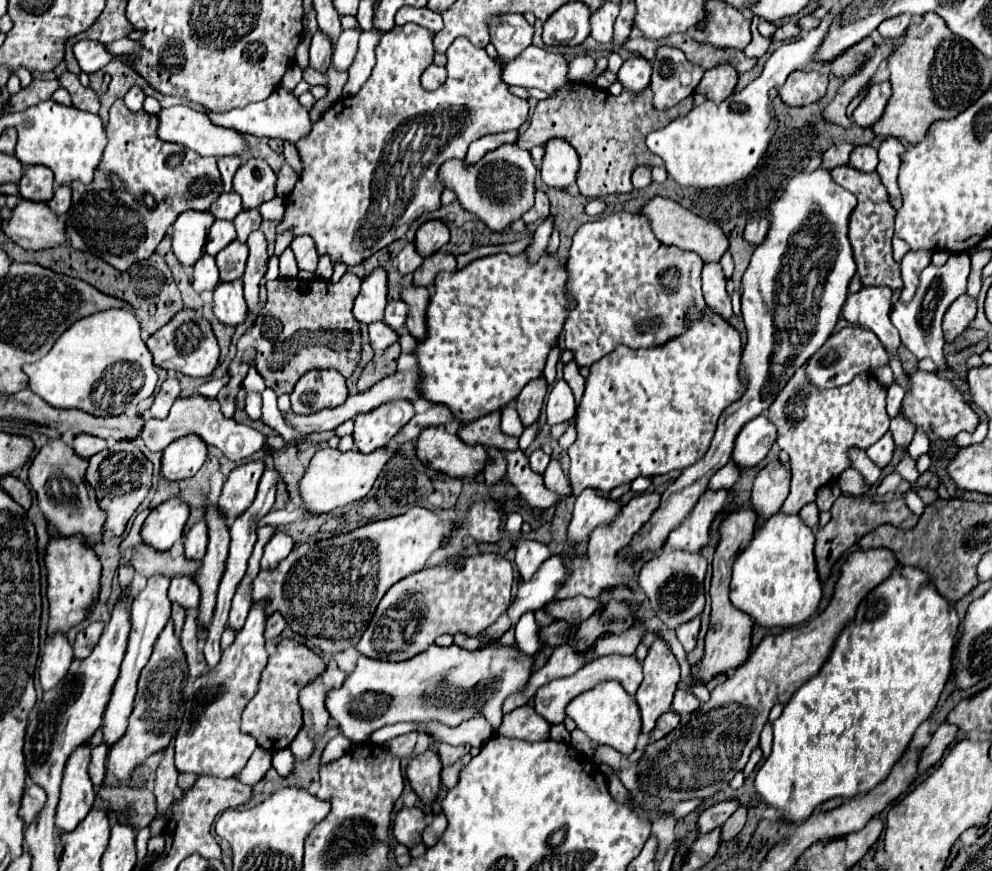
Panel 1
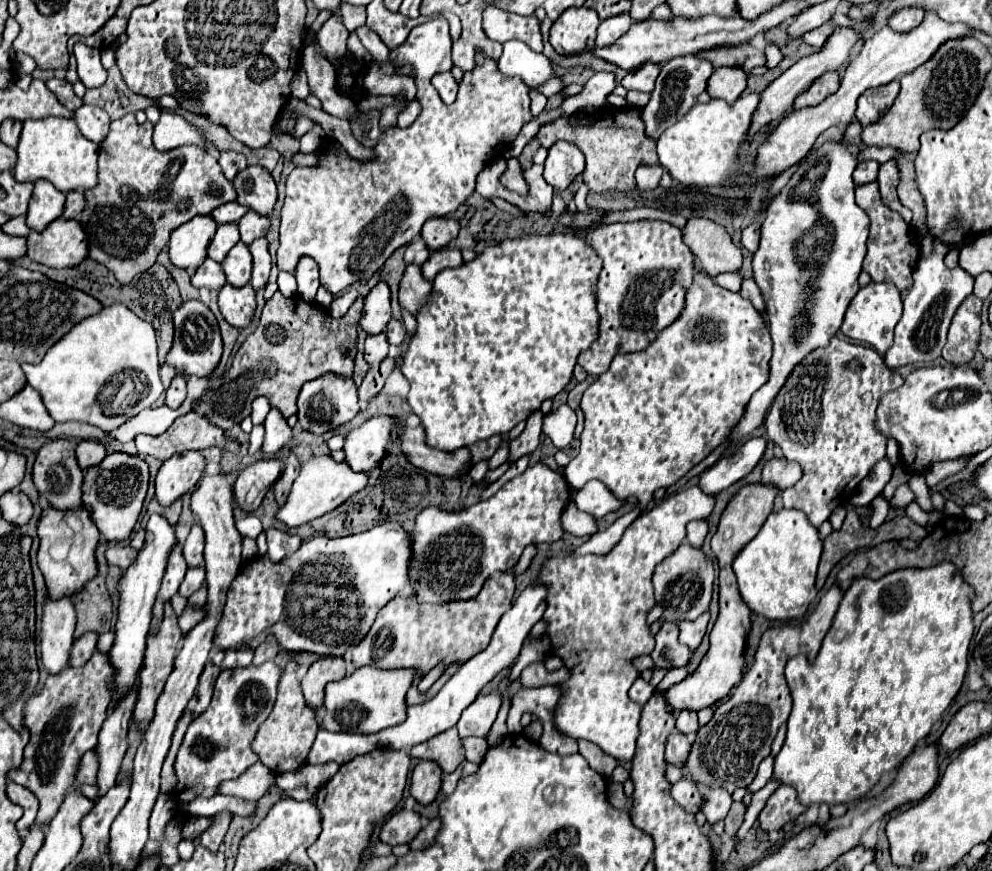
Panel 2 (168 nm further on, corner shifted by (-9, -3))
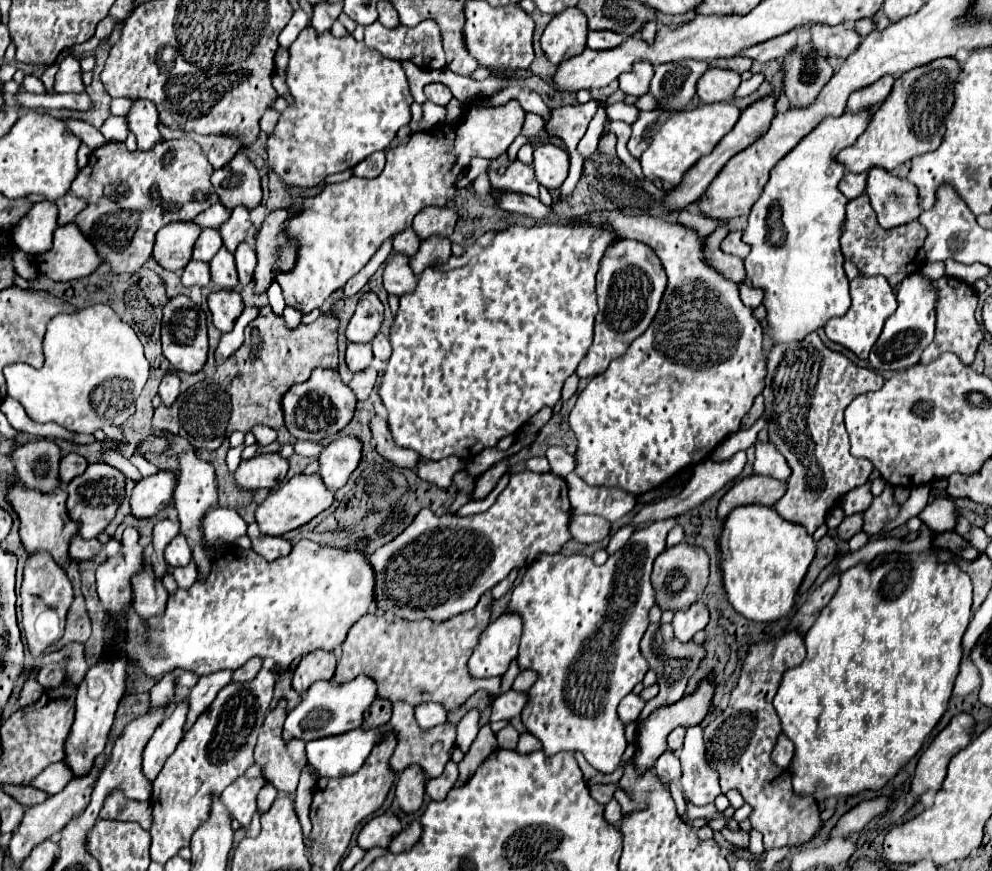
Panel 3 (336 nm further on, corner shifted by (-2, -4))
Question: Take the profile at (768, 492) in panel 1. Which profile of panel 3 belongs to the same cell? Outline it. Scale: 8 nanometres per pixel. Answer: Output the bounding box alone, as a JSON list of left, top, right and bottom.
[755,442,791,480]

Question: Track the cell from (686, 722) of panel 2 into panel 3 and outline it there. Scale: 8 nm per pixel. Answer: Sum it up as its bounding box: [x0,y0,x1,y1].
[667,728,685,752]

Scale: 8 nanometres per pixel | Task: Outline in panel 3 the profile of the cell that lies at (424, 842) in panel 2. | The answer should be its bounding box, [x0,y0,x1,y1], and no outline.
[389,820,421,852]

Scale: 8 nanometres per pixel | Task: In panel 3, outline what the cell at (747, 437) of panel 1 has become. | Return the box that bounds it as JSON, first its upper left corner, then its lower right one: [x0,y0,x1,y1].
[629,450,747,528]

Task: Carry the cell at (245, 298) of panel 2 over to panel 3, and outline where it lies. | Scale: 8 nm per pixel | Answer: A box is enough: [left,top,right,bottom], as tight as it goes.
[209,290,243,332]

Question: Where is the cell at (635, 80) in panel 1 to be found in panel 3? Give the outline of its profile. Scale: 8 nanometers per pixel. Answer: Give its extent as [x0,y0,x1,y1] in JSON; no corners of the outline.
[619,60,653,96]

